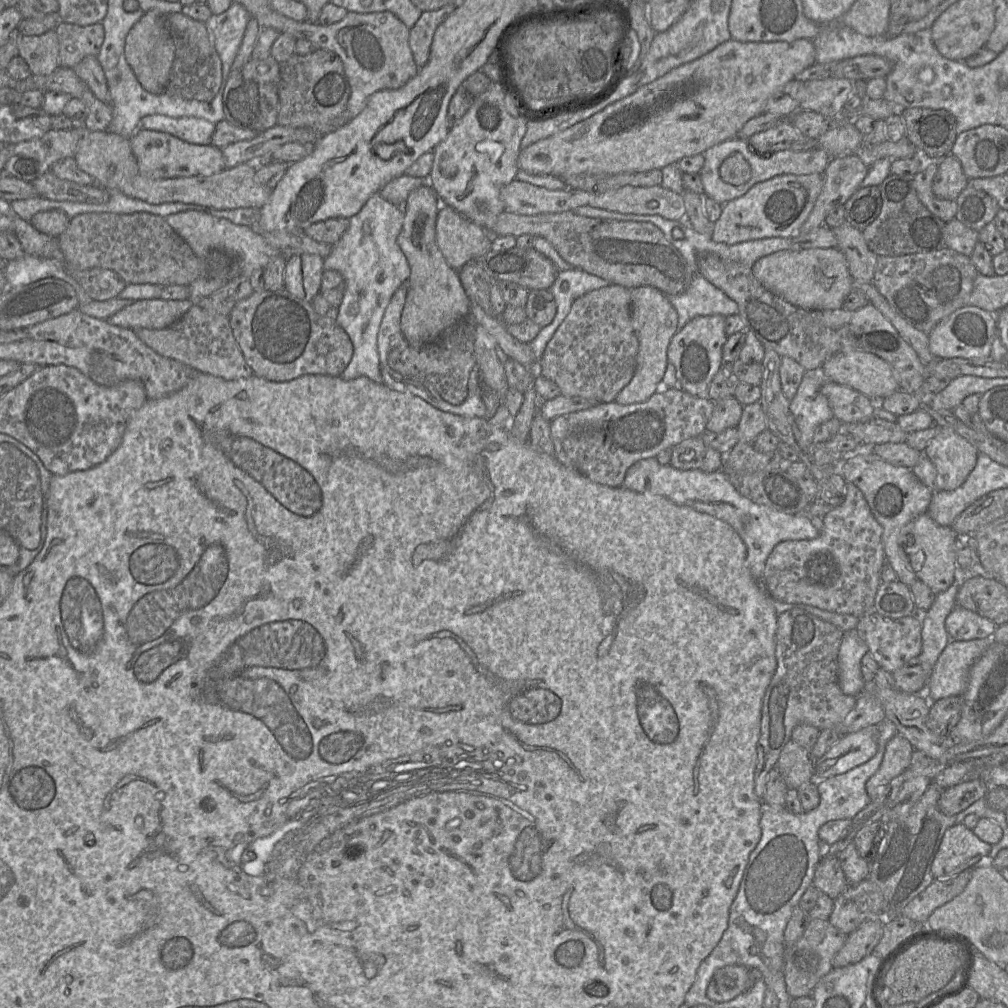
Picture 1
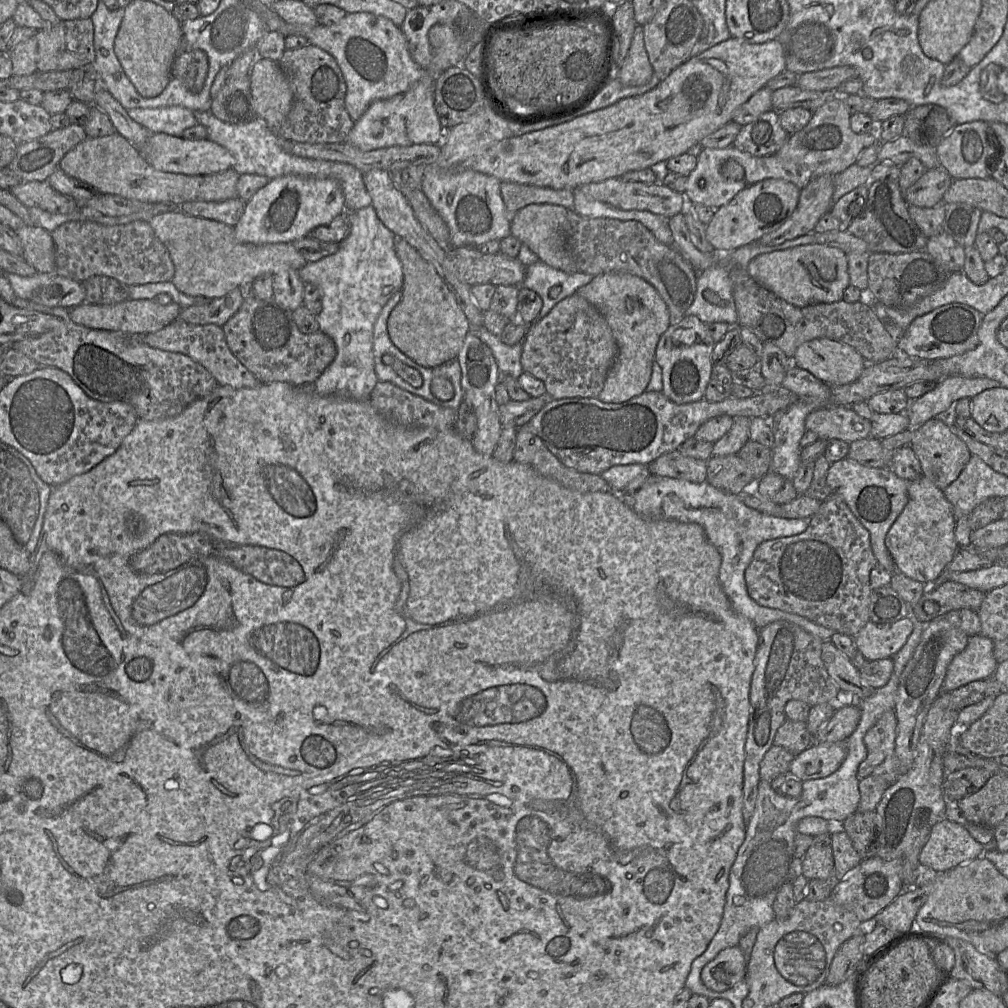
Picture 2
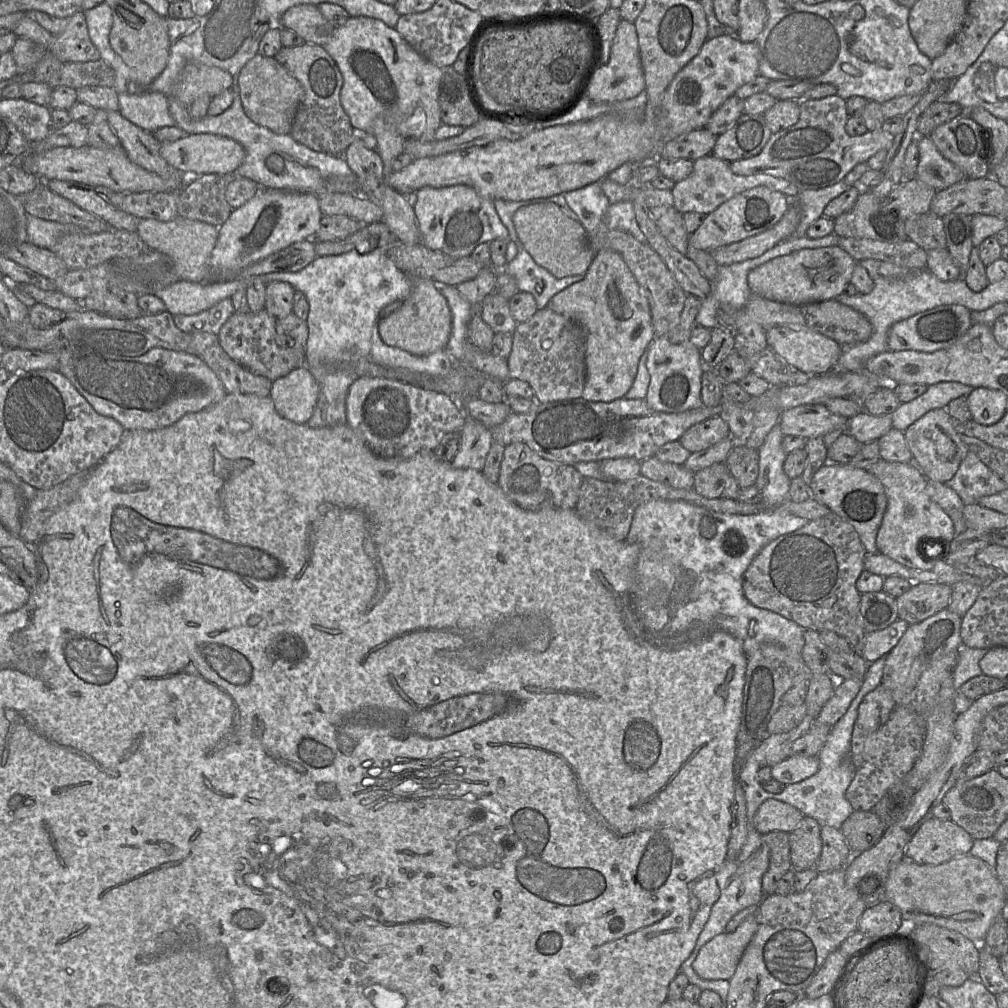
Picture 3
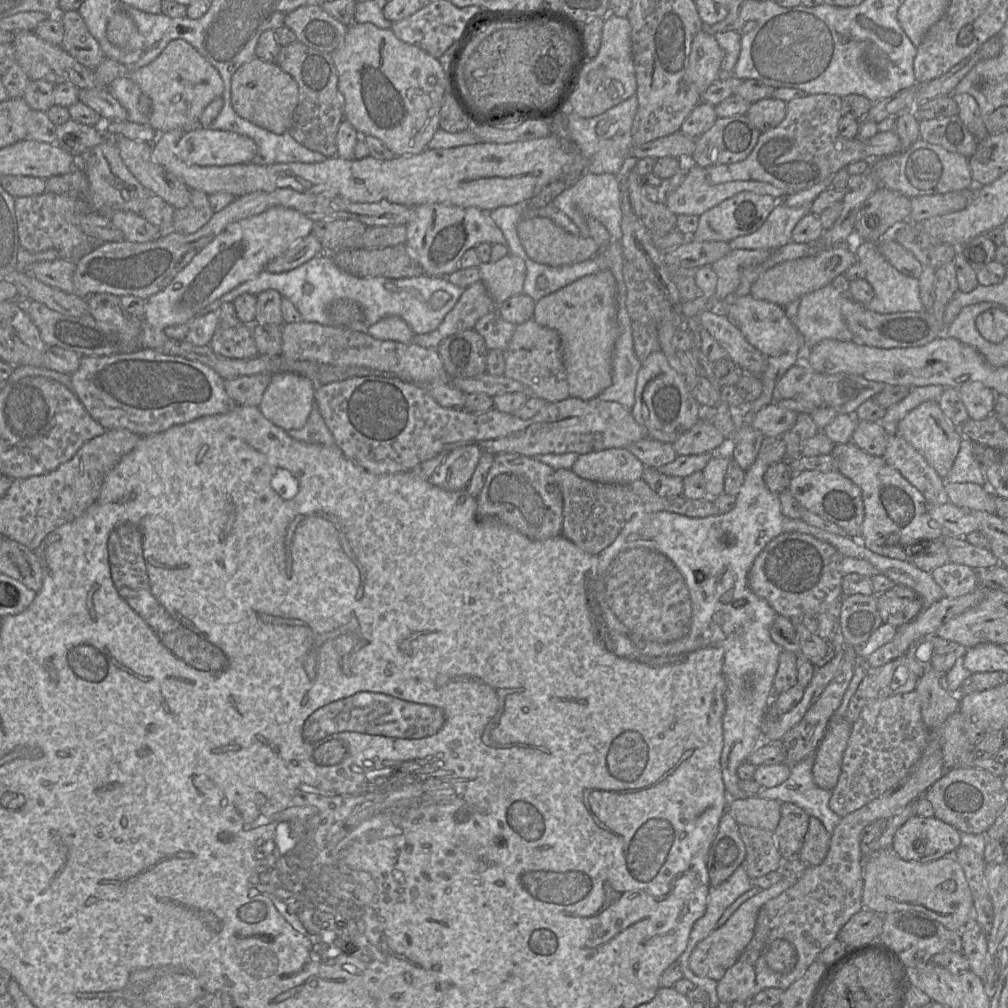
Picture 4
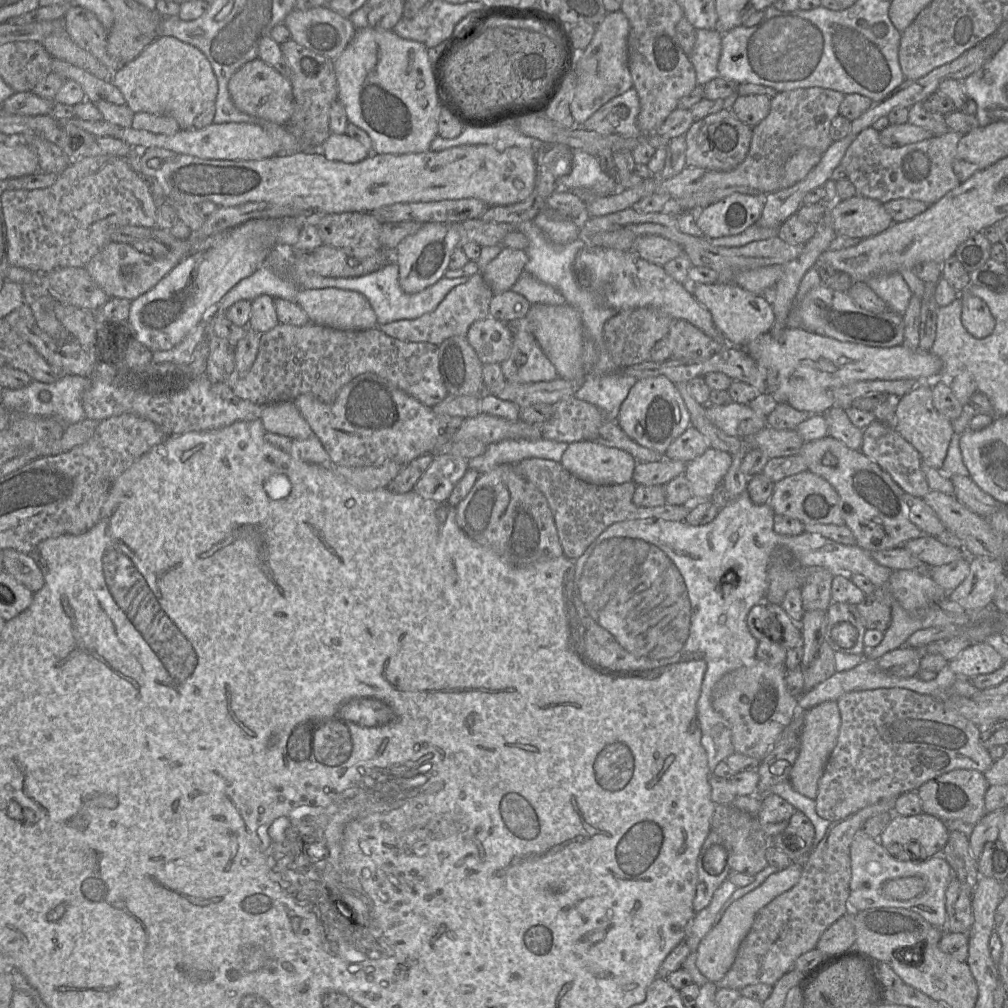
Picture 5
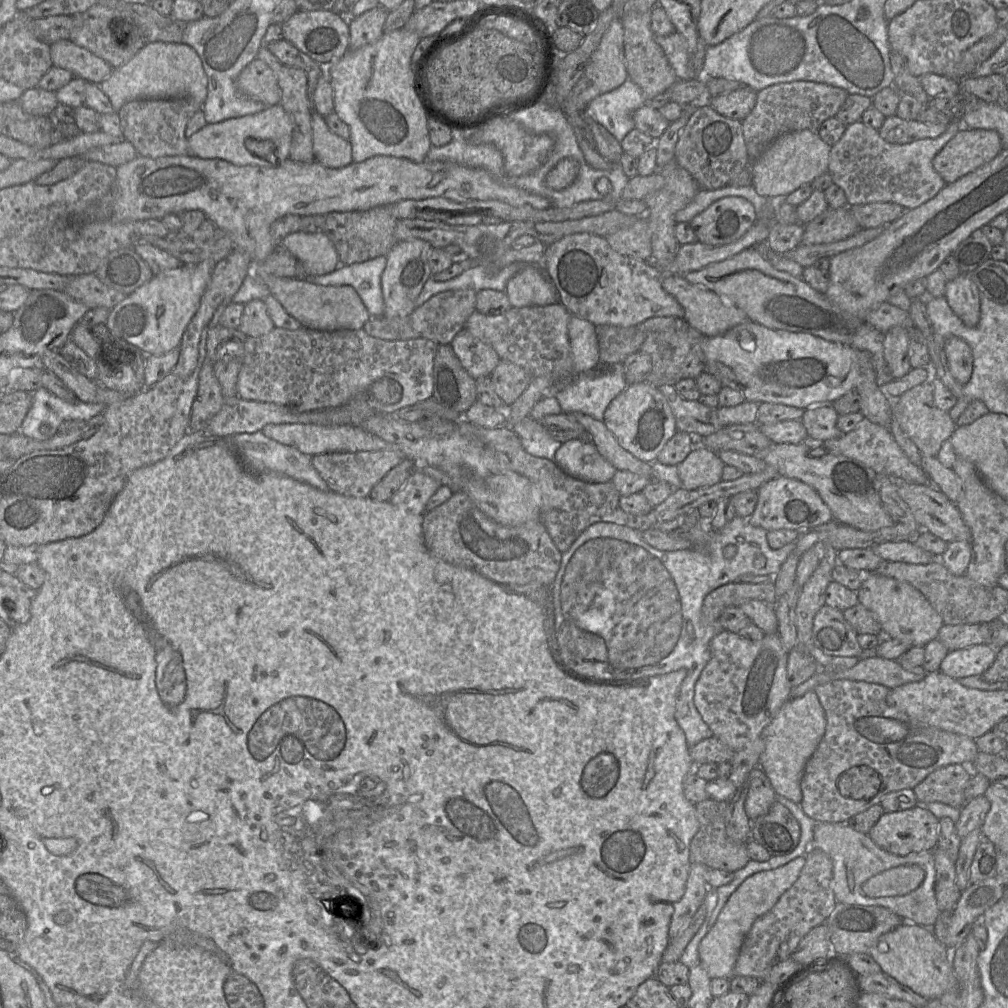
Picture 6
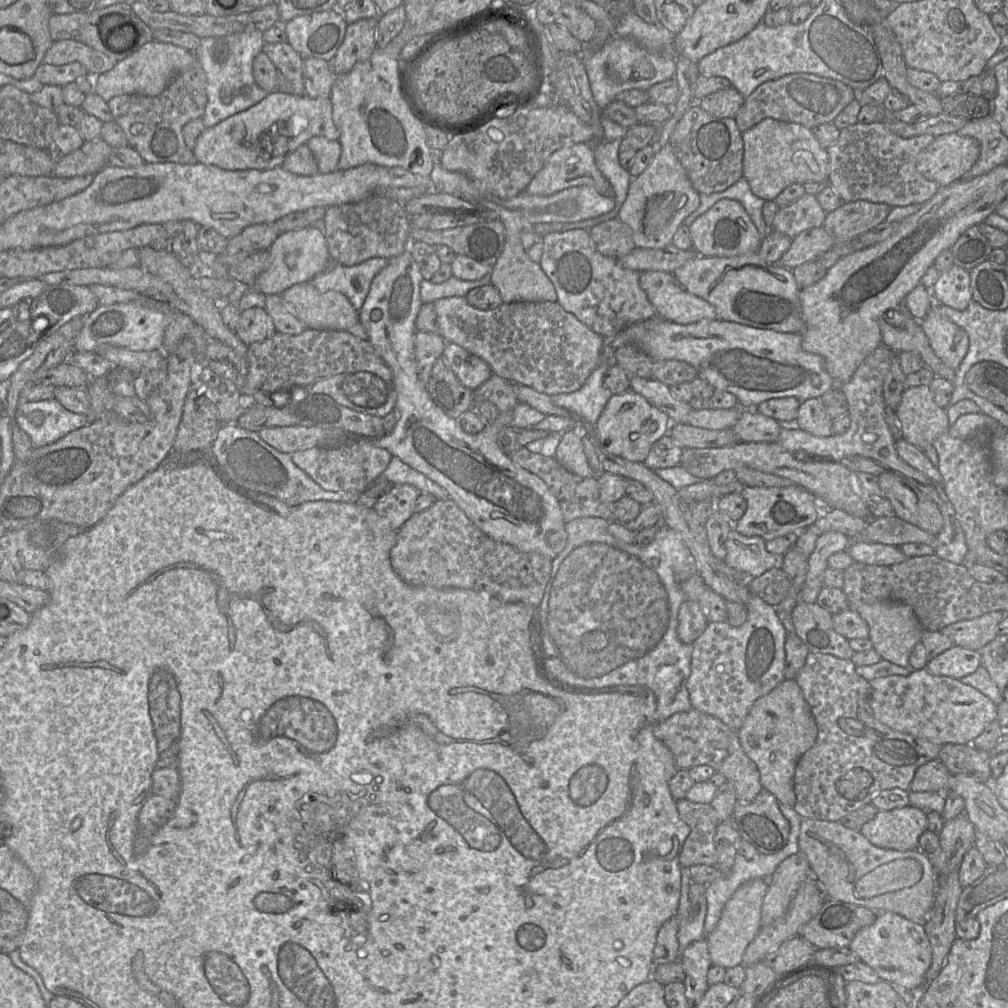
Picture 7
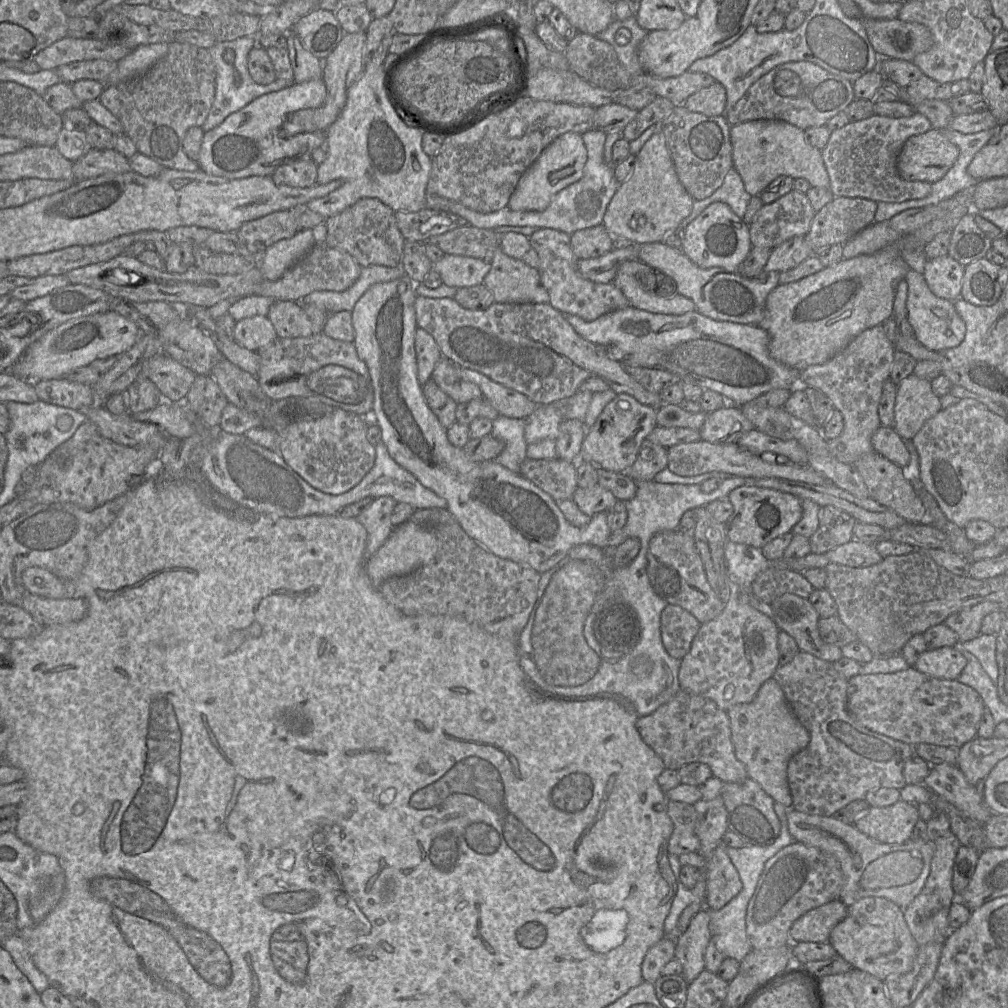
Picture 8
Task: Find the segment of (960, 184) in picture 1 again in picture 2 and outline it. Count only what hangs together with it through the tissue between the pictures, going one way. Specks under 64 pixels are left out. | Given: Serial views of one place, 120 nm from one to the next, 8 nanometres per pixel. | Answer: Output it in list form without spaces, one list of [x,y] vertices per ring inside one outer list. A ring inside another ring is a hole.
[[[941,166],[927,170],[903,192],[904,200],[908,205],[922,208],[938,206],[952,182],[952,177]]]

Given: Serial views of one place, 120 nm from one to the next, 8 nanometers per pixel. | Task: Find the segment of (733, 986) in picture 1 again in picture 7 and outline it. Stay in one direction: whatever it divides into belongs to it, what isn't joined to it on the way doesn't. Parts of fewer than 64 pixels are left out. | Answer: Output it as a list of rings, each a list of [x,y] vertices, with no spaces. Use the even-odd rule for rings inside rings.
[[[756,878],[741,884],[726,902],[716,928],[706,935],[712,964],[725,969],[741,964],[746,948],[761,928],[761,910],[769,878]]]

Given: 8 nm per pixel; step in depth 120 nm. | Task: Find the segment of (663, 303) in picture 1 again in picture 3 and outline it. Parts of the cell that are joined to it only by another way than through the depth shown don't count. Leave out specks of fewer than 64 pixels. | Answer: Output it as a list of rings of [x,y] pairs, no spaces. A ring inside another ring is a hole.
[[[611,249],[598,251],[584,279],[555,294],[546,308],[578,322],[586,331],[585,384],[581,398],[611,402],[624,397],[634,382],[639,360],[655,334],[648,300],[620,254]]]

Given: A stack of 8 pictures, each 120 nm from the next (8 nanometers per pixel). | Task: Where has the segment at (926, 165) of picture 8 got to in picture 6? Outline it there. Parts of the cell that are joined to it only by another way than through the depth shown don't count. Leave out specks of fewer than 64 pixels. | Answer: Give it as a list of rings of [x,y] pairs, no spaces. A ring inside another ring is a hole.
[[[962,129],[938,152],[932,164],[949,184],[985,165],[1002,150],[996,131]]]

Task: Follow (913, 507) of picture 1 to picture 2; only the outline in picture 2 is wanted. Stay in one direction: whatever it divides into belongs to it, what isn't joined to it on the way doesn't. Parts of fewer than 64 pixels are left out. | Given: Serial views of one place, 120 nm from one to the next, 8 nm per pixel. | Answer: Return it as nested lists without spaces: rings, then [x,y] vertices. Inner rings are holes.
[[[848,458],[831,463],[827,473],[827,484],[833,490],[833,495],[841,497],[869,531],[872,551],[878,565],[891,573],[897,572],[897,569],[885,545],[885,538],[908,503],[908,483],[889,468],[867,467]]]

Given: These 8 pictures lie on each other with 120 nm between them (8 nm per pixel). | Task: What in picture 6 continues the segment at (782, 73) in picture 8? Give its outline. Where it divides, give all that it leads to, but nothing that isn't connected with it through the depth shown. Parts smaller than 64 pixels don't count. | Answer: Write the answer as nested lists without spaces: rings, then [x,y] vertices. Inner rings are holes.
[[[811,81],[779,83],[758,91],[754,108],[741,121],[749,164],[727,186],[752,186],[752,164],[773,141],[786,133],[801,130],[817,133],[825,120],[836,116],[848,95],[842,88]]]

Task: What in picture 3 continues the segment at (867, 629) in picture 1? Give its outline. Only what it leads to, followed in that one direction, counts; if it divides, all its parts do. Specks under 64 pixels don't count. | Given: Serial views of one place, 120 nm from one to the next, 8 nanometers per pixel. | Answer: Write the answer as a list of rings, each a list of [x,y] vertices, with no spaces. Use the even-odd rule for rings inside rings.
[[[901,619],[882,630],[865,633],[865,643],[861,657],[872,663],[887,655],[899,642],[909,624]]]

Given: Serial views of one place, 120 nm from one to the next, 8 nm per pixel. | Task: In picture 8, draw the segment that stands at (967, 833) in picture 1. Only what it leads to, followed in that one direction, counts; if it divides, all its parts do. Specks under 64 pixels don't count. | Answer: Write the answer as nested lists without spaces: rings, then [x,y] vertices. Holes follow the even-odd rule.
[[[900,799],[890,806],[870,806],[853,825],[879,842],[902,844],[911,839],[919,818],[917,806]]]

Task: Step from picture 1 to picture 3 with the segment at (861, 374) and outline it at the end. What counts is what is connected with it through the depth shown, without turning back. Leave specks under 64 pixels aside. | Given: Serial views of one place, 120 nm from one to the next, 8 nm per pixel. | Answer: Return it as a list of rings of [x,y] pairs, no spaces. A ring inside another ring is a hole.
[[[772,327],[766,331],[766,338],[772,352],[811,376],[833,371],[842,354],[840,344],[809,329]]]

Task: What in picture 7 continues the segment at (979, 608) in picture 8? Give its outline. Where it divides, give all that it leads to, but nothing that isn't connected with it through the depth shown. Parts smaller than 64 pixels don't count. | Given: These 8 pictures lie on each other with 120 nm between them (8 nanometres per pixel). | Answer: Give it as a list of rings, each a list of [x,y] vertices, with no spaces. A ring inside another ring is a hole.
[[[988,612],[981,617],[955,622],[940,632],[950,638],[953,645],[979,651],[997,636],[997,626],[1007,613]]]

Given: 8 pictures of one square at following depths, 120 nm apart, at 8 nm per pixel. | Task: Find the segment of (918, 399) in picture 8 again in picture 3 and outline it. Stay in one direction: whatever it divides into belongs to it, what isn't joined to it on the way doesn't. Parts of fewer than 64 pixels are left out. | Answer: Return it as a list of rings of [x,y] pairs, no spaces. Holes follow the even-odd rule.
[[[945,408],[934,409],[911,424],[904,432],[904,438],[912,454],[913,463],[928,480],[945,483],[955,475],[968,448],[961,441],[956,422]]]

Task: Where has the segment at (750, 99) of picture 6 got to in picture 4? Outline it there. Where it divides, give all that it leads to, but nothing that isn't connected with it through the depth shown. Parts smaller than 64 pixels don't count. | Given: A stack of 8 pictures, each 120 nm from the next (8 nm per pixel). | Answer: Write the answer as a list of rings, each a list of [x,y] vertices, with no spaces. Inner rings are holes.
[[[765,98],[750,104],[747,118],[761,132],[778,126],[786,115],[787,102],[777,98]]]

